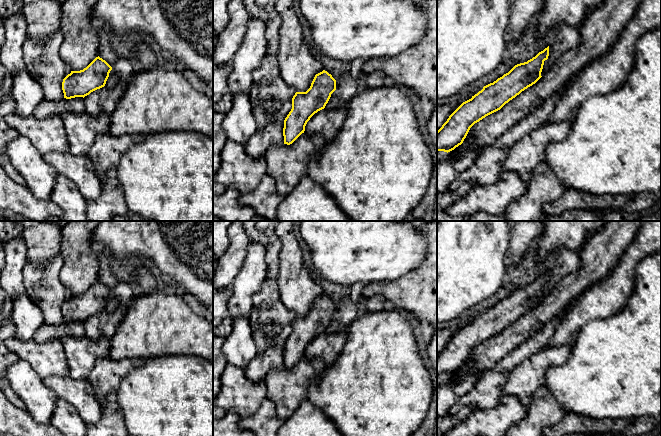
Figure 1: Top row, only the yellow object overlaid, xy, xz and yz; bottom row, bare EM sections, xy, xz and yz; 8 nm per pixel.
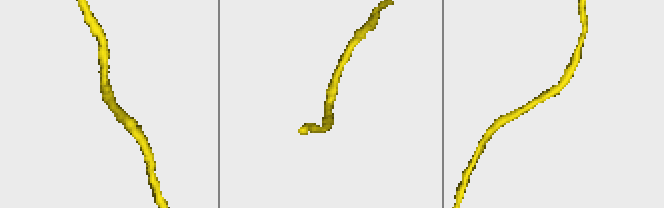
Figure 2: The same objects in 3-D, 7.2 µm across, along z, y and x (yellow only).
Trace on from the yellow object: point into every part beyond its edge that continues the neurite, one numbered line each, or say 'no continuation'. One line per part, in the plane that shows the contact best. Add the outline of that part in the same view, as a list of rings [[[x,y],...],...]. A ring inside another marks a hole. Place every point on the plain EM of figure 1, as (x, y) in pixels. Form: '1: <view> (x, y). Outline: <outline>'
no continuation

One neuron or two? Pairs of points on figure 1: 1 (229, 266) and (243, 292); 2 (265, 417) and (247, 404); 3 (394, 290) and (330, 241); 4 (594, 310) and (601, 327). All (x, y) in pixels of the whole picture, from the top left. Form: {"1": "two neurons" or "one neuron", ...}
{"1": "two neurons", "2": "two neurons", "3": "two neurons", "4": "two neurons"}

